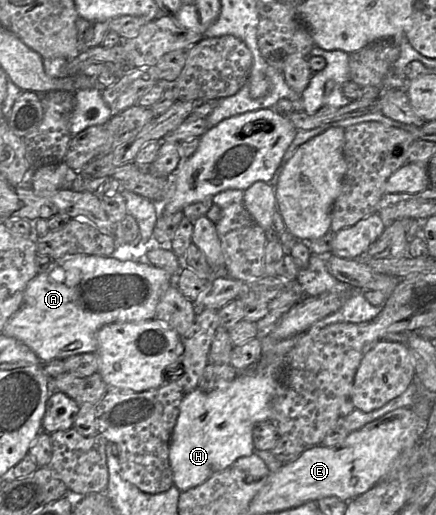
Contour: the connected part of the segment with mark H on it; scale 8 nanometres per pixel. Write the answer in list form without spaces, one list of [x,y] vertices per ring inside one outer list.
[[[283,362],[277,373],[274,369],[239,372],[232,381],[209,393],[196,388],[184,396],[169,449],[173,482],[180,491],[202,484],[238,458],[253,454],[253,428],[258,422],[271,421],[271,403],[281,380],[282,366]]]

